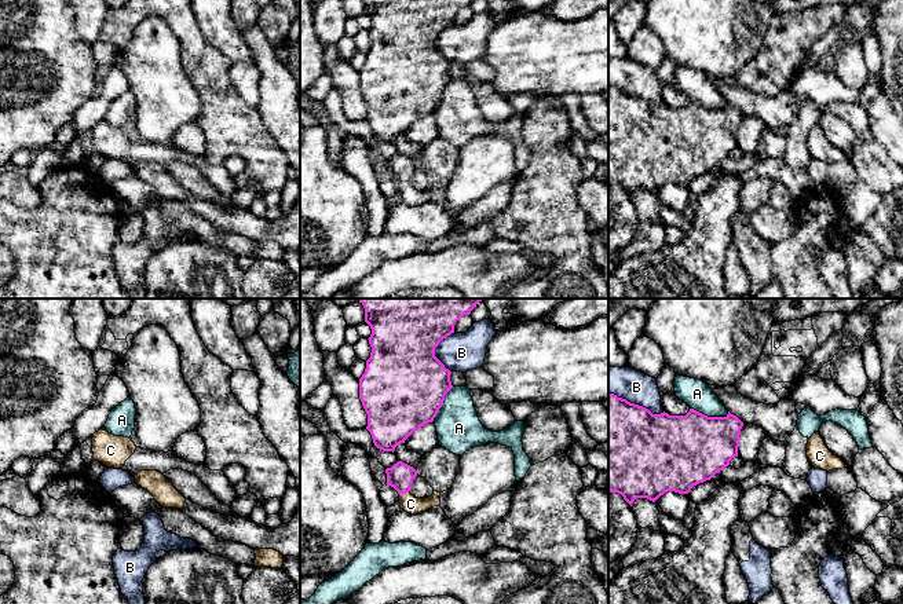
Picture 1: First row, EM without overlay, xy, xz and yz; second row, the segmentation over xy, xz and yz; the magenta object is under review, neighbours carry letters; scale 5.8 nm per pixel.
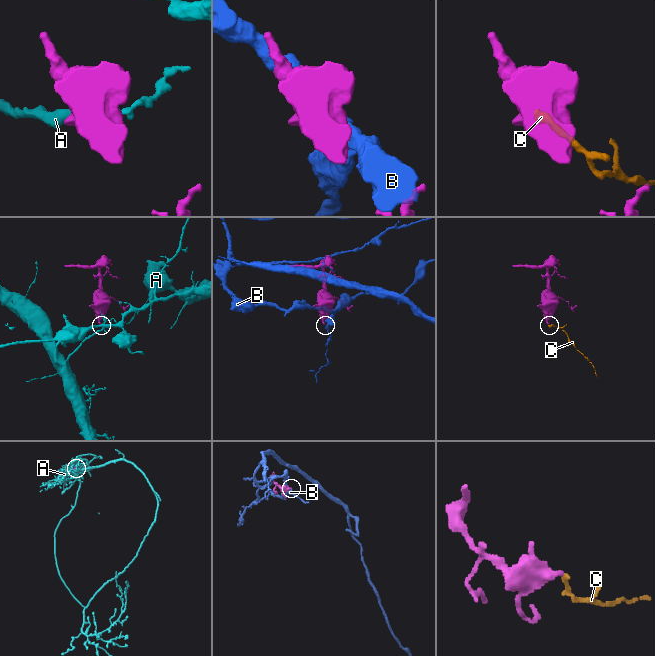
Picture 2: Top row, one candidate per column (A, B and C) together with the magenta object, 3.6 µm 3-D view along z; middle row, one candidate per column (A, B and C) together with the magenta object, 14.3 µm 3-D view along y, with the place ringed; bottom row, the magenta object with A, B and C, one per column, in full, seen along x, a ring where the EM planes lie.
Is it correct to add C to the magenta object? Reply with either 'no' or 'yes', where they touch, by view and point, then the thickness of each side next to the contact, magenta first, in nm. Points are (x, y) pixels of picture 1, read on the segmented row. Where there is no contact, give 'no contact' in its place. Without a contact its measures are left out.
yes; meets magenta in xz at (404, 493); 150 nm thick on the magenta side, 100 nm on the other

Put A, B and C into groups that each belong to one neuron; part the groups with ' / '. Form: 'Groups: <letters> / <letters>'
Groups: A / B / C

